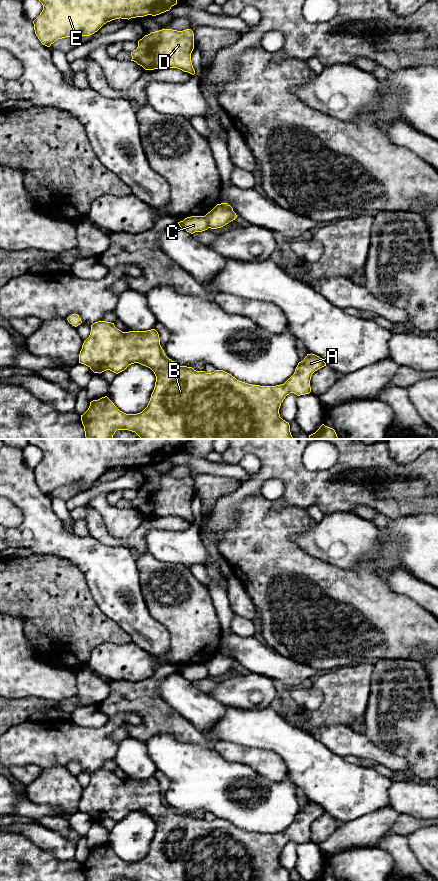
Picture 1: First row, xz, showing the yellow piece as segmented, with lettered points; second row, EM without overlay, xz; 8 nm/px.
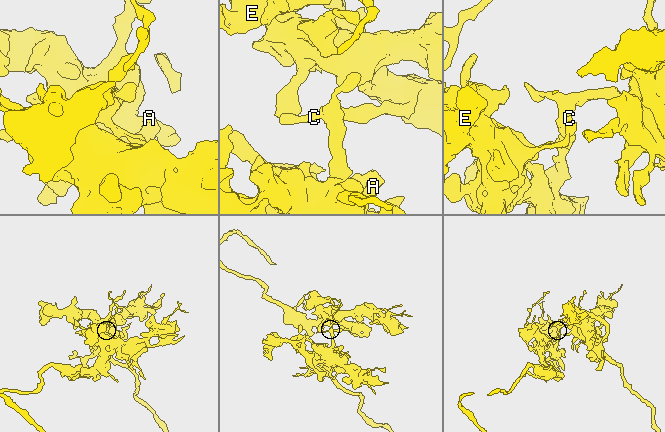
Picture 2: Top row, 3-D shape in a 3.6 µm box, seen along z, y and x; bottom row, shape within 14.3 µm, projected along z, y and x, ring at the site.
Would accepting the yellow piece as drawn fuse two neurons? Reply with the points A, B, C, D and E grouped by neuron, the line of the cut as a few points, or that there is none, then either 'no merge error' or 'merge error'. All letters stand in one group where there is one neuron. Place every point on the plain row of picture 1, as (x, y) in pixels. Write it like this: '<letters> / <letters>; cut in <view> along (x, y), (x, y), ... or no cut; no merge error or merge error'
A B / C D E; cut in xz along (203, 664), (208, 675); merge error

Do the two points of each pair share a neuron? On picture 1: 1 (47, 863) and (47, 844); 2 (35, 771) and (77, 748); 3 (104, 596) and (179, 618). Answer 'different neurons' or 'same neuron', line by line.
1: different neurons
2: different neurons
3: different neurons

